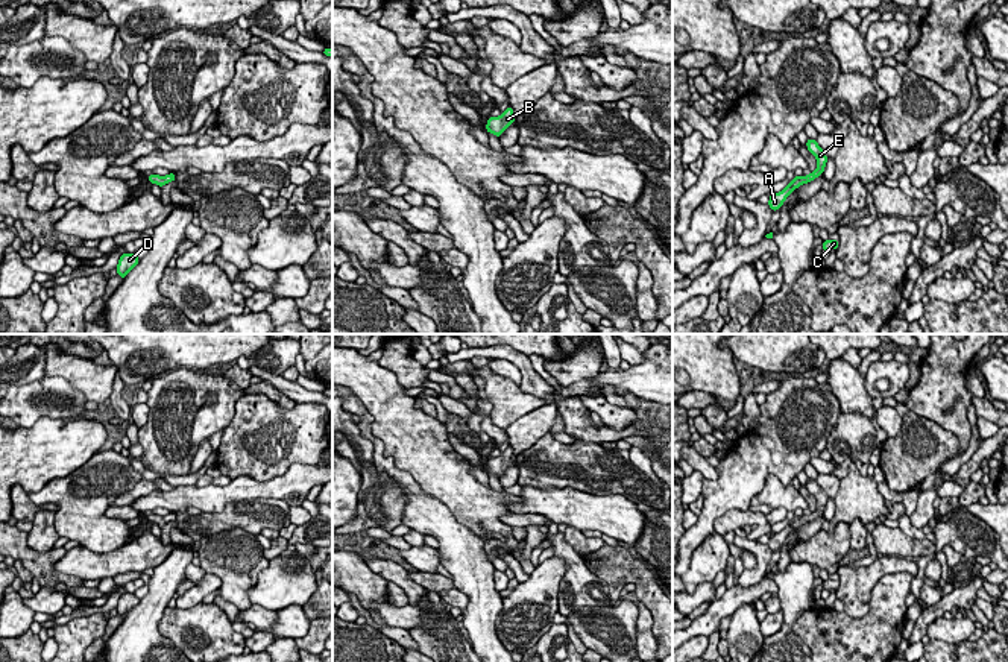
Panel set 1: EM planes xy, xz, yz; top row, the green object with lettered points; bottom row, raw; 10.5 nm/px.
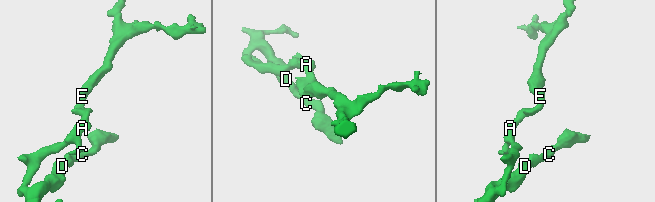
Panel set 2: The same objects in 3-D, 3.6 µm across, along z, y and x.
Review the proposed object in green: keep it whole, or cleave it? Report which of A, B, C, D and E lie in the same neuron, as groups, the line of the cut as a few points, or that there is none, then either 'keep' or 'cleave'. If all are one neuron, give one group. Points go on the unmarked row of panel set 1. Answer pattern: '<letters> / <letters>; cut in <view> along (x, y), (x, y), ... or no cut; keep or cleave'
A B C D E; no cut; keep

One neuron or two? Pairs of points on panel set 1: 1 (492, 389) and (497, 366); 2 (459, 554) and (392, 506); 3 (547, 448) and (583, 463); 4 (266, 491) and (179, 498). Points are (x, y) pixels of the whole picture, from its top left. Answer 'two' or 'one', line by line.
1: two
2: two
3: one
4: one

